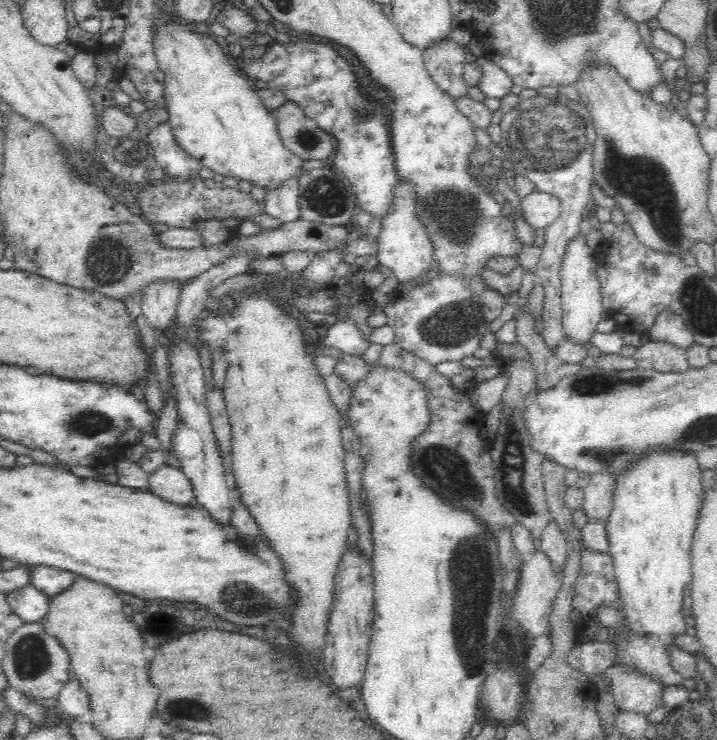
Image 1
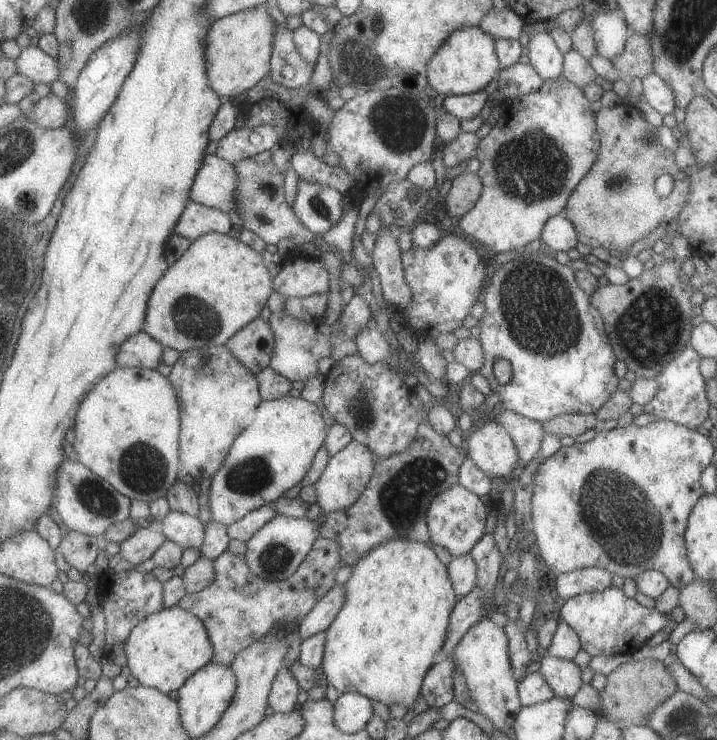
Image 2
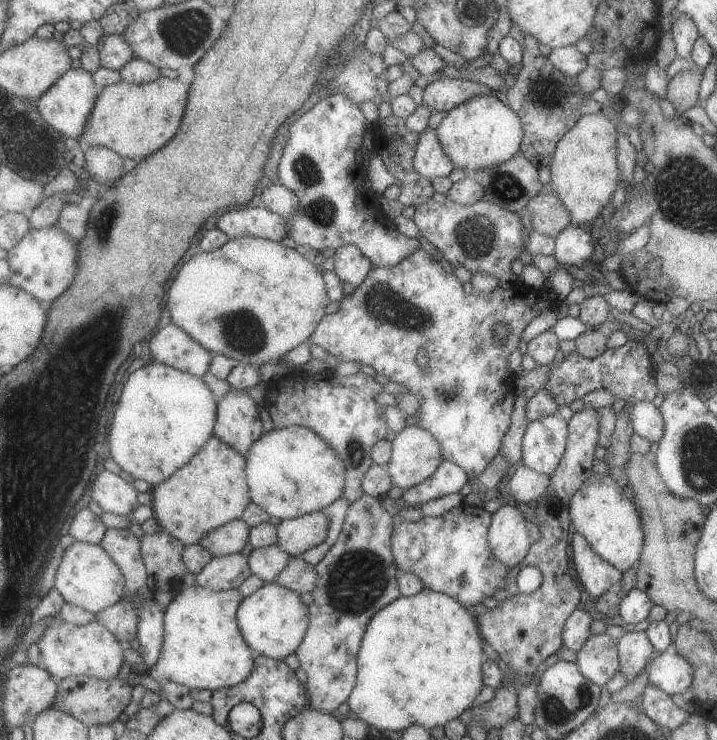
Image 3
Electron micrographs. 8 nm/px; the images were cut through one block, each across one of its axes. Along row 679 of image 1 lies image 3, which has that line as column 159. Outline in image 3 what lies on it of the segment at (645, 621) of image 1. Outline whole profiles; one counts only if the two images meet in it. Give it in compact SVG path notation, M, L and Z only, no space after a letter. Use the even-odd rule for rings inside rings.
M201 585L183 588L165 609L163 654L151 667L151 677L158 683L172 680L191 690L212 691L247 680L255 668L255 652L239 628L238 610L243 599L238 589L216 591Z

